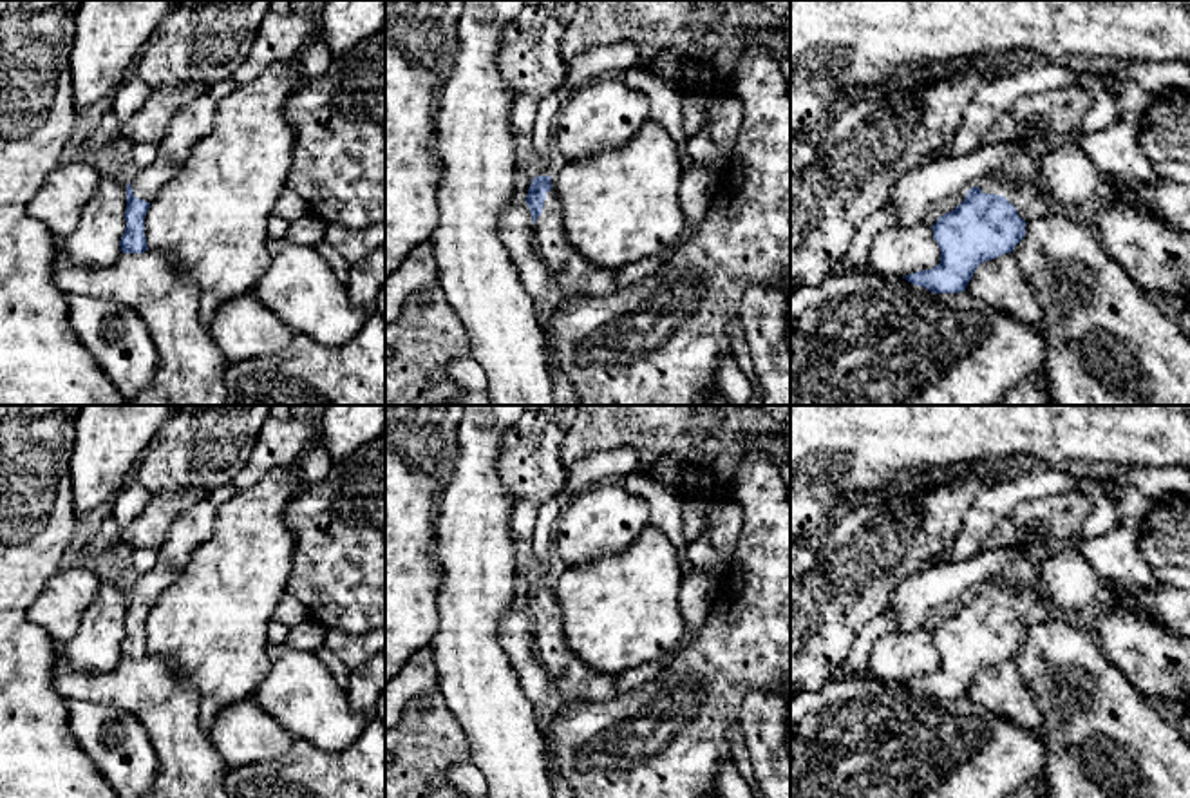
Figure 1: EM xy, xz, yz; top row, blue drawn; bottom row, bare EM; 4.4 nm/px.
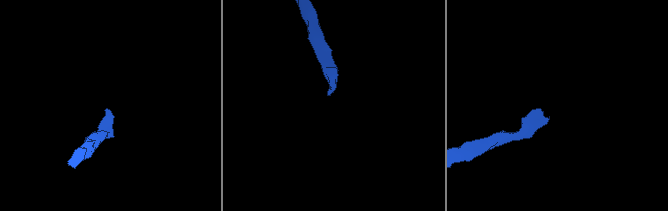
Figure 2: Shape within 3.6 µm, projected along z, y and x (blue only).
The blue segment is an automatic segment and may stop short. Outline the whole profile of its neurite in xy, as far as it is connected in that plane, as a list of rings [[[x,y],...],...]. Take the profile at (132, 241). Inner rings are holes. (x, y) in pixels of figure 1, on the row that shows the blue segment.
[[[291,9],[286,14],[268,11],[246,62],[230,81],[213,85],[179,109],[157,145],[157,157],[127,183],[123,253],[148,250],[145,215],[159,190],[179,172],[192,148],[212,132],[217,103],[233,89],[260,78],[275,63],[291,63],[316,34],[318,13]]]

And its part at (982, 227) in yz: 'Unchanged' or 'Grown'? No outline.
Grown

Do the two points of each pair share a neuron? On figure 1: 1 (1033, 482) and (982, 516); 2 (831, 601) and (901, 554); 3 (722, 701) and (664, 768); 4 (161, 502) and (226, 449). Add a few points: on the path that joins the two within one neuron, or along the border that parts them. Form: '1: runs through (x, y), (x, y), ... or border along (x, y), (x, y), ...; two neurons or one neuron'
1: runs through (1020, 489), (995, 503); one neuron
2: runs through (849, 585), (883, 554); one neuron
3: runs through (706, 717), (671, 751); one neuron
4: border along (207, 493), (158, 491), (151, 494); two neurons

